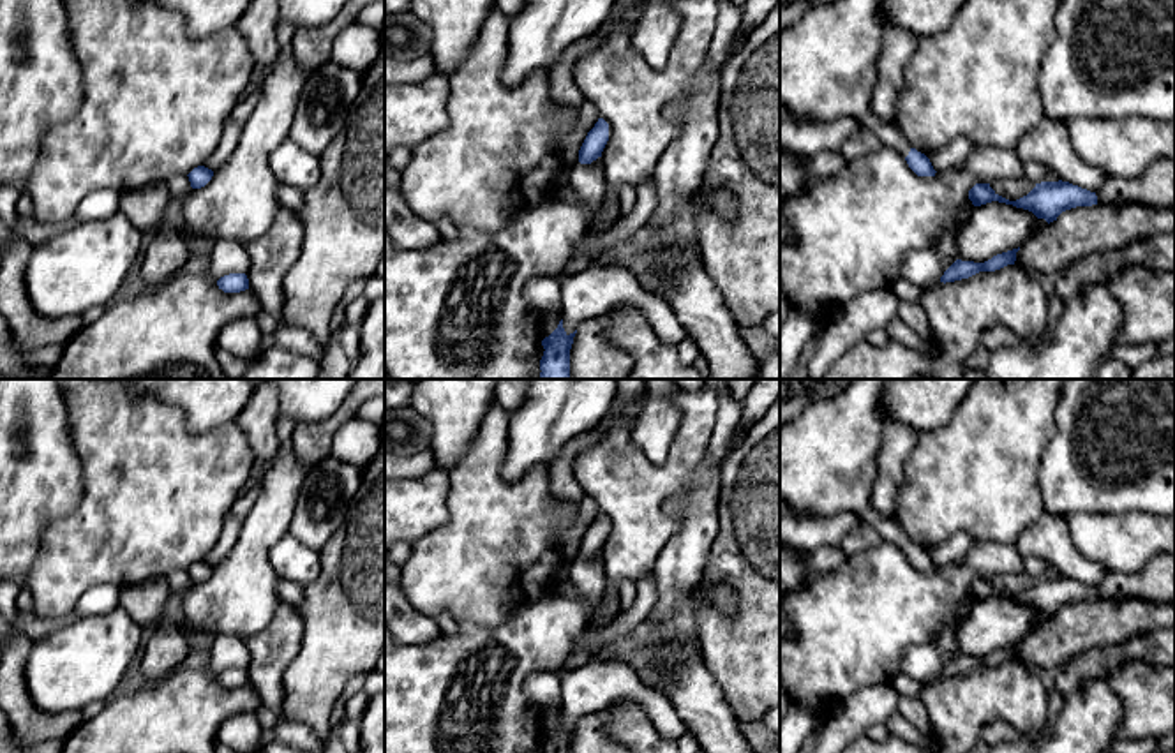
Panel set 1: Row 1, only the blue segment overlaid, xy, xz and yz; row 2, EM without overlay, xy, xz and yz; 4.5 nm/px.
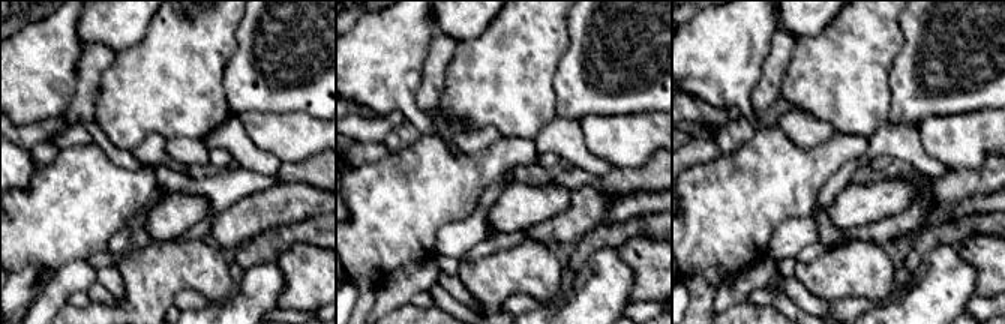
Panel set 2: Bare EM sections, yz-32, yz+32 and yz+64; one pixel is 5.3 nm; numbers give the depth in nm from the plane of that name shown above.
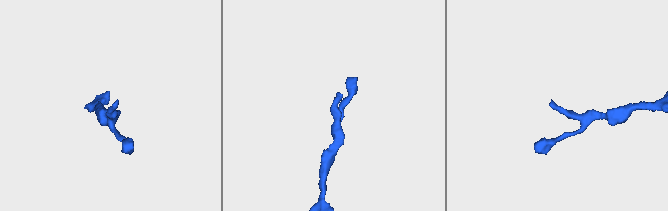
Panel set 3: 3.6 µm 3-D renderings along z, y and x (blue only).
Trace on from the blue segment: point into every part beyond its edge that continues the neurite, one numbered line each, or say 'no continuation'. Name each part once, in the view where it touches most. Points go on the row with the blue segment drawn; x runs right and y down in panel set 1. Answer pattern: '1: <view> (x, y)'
1: yz (828, 60)

